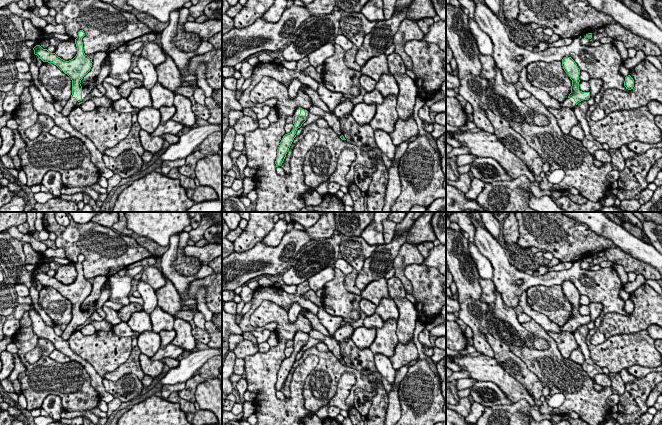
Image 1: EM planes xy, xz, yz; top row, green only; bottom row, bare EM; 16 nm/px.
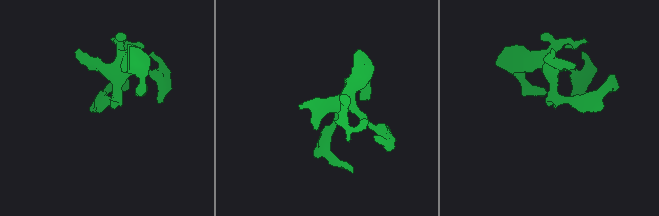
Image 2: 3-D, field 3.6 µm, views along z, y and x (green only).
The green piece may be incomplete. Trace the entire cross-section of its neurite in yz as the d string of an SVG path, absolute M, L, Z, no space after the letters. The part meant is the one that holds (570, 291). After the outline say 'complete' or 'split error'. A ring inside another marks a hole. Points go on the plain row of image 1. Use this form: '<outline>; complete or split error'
M564 281L562 283L562 290L564 295L568 298L572 304L571 317L566 322L563 327L559 327L555 323L549 320L549 318L537 311L530 308L527 303L527 291L524 291L519 298L519 306L522 308L523 312L529 315L533 320L540 324L546 331L551 331L553 333L570 332L574 331L583 324L588 324L590 322L590 316L582 316L579 314L579 299L580 293L571 281Z; split error

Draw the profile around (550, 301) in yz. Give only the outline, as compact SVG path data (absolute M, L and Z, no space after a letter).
M562 285L532 286L526 294L530 308L546 315L559 327L563 327L571 317L572 304L564 295Z

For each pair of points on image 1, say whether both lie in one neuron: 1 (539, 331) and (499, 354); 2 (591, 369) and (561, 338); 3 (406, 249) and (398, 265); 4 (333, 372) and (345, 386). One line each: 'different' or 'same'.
1: different
2: different
3: same
4: different

